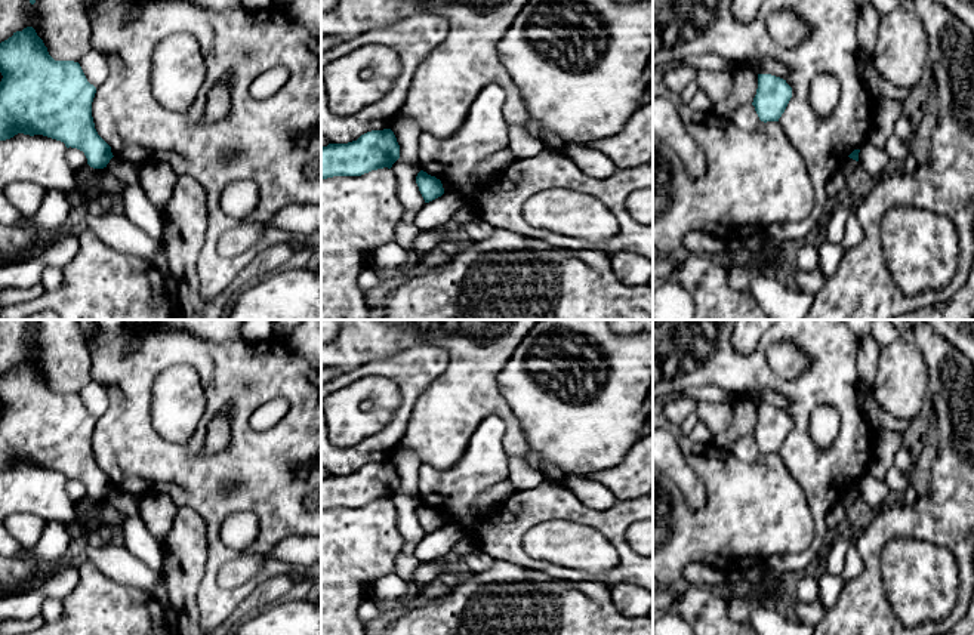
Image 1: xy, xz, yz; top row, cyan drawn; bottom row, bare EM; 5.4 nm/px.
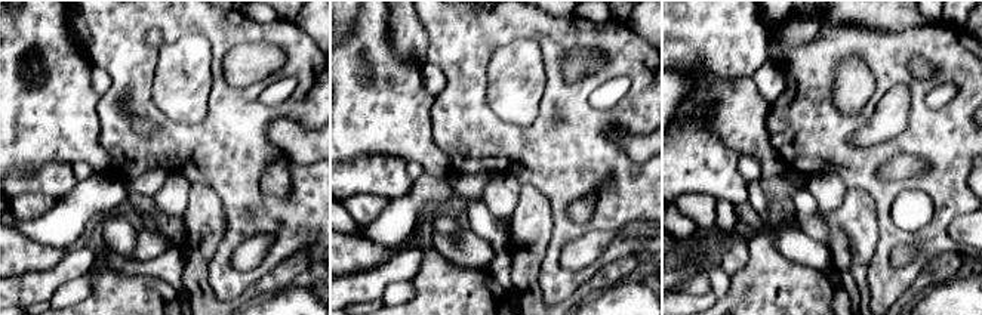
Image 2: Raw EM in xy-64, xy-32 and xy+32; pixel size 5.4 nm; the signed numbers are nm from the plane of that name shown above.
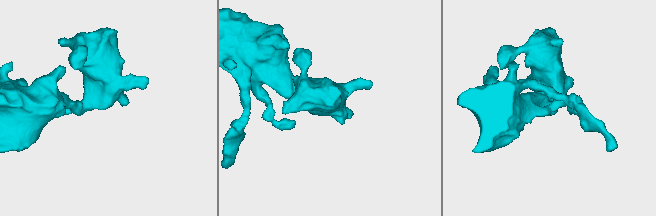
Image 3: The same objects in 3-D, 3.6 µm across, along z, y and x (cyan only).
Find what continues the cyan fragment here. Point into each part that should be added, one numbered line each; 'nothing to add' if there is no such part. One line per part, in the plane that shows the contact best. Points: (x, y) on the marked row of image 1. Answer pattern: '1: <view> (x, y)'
nothing to add

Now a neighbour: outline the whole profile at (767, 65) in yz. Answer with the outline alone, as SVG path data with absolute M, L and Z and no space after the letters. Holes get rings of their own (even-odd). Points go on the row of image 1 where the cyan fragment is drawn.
M770 58L750 62L748 64L748 67L750 67L756 74L771 74L780 78L785 78L787 74L786 65Z

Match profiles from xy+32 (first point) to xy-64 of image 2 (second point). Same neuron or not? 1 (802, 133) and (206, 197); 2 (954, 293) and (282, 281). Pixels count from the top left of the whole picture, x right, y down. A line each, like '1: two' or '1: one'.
1: two
2: two

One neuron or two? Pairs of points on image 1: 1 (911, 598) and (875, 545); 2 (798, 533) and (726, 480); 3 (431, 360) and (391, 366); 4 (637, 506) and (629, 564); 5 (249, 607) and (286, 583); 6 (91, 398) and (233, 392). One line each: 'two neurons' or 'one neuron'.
1: two neurons
2: one neuron
3: one neuron
4: one neuron
5: one neuron
6: two neurons

